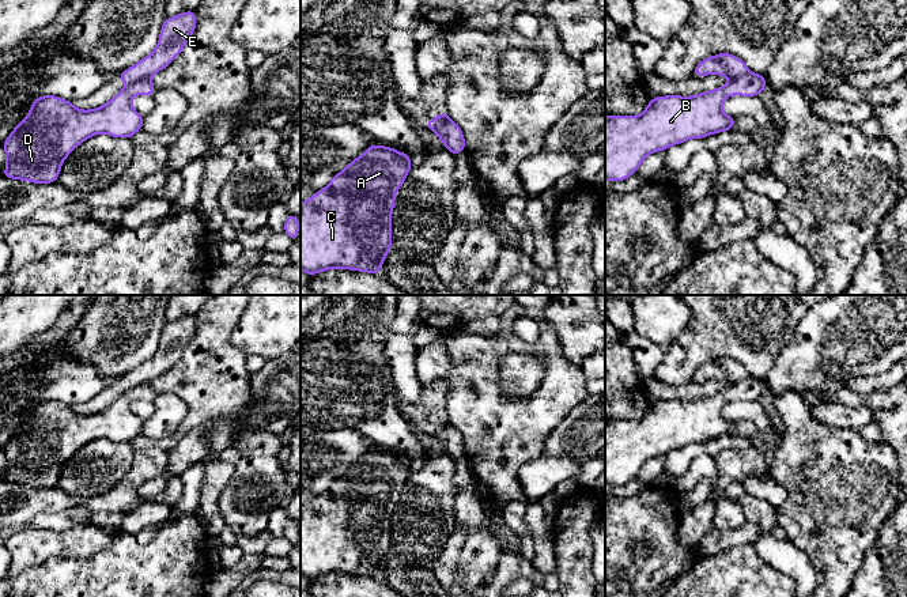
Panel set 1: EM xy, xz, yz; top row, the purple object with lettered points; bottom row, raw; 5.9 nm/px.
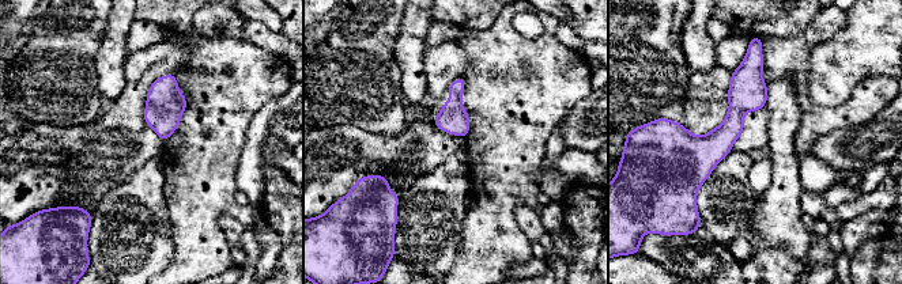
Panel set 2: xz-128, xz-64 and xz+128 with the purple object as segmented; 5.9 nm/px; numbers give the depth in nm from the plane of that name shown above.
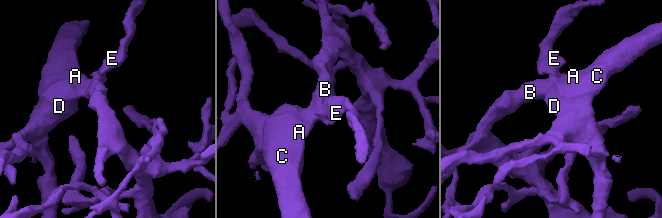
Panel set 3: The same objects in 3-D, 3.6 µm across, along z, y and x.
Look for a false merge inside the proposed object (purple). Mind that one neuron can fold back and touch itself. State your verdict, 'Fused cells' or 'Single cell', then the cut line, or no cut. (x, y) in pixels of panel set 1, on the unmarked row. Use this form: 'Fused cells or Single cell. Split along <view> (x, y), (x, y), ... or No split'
Fused cells. Split along xy (148, 381), (128, 388)

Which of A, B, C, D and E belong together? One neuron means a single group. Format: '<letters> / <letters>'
A B C D / E

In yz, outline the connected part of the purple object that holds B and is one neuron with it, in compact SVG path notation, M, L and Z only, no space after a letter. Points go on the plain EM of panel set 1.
M748 377L722 392L694 401L664 400L653 403L639 420L605 422L605 484L612 487L628 483L651 457L665 456L688 443L730 435L736 422L722 417L723 405L730 400L756 401L764 393L766 382Z

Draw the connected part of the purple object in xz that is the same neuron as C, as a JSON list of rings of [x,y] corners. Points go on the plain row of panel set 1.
[[[370,450],[362,461],[355,462],[329,490],[301,509],[301,575],[317,579],[333,573],[379,578],[385,560],[392,555],[392,515],[396,495],[411,475],[409,458],[401,458],[385,450]]]

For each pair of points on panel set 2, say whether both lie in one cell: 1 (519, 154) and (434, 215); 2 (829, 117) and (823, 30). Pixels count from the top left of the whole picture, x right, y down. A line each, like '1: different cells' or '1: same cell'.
1: different cells
2: same cell

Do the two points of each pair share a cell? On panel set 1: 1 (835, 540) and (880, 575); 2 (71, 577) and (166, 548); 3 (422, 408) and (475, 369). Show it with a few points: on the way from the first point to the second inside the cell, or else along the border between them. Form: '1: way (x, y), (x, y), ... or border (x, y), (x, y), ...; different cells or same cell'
1: border (877, 533), (851, 582); different cells
2: way (94, 577), (129, 577), (139, 575), (143, 571); same cell
3: border (443, 397), (446, 415); different cells

